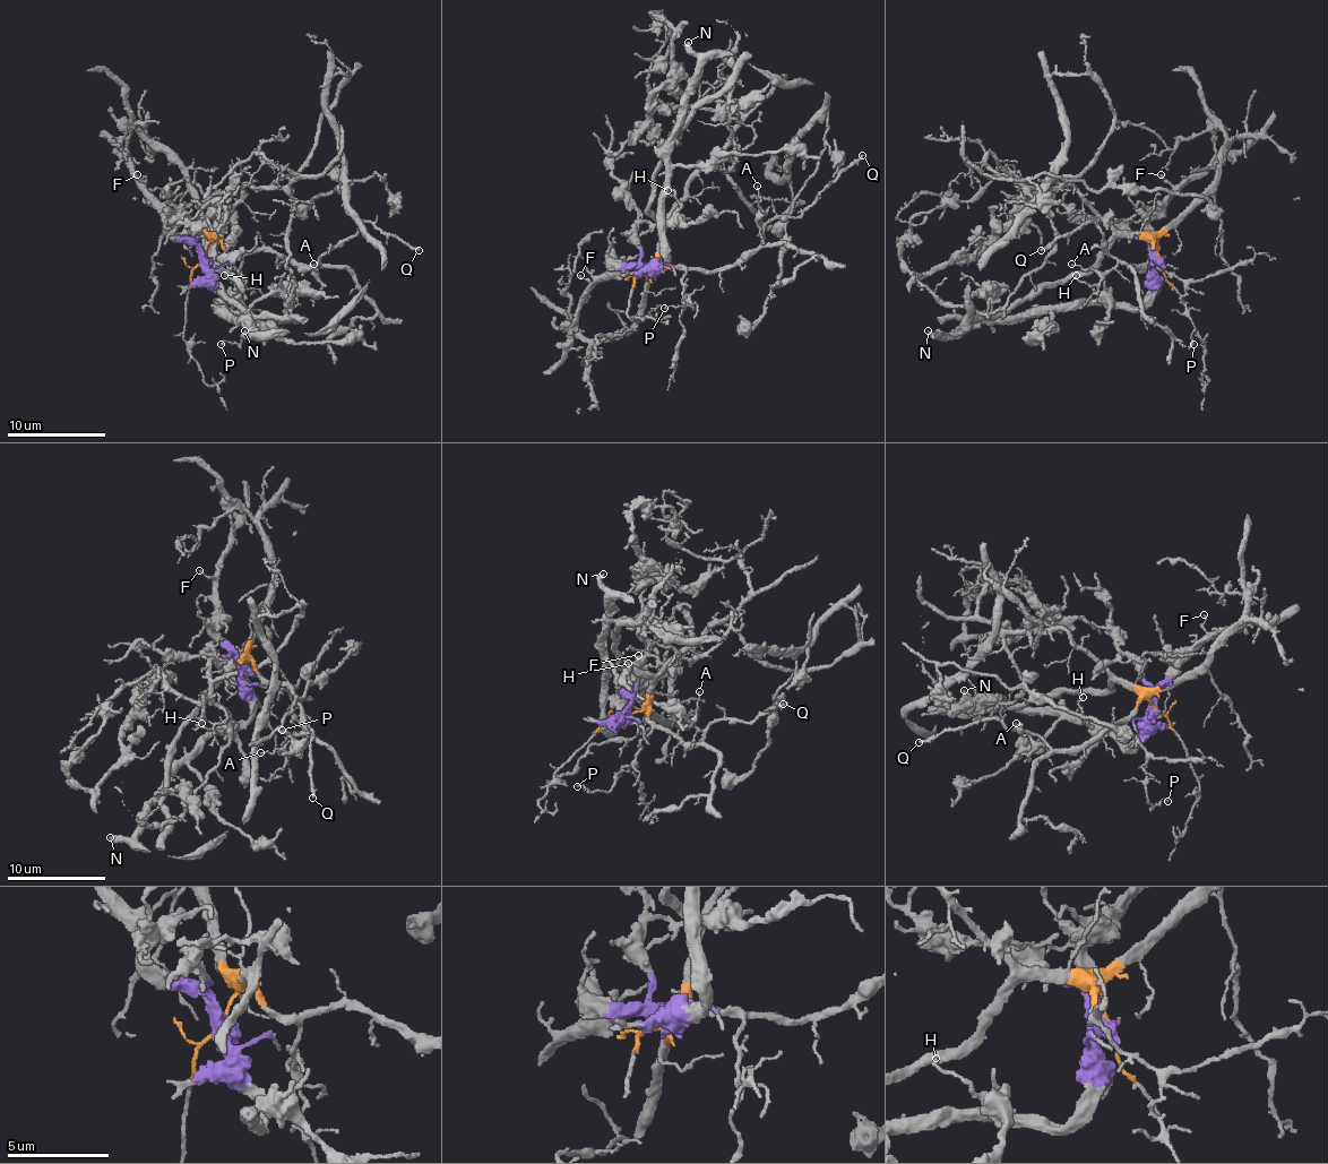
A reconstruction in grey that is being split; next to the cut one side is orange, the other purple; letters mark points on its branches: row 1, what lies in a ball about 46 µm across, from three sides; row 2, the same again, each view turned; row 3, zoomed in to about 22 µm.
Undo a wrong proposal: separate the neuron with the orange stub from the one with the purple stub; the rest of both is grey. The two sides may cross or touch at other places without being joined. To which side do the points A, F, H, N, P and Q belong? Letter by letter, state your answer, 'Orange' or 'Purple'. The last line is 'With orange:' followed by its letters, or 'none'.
A: Orange
F: Purple
H: Purple
N: Purple
P: Orange
Q: Orange
With orange: A, P, Q

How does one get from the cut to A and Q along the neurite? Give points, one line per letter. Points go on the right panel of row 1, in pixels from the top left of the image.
A: (1160, 258), (1155, 241), (1155, 253), (1157, 251), (1145, 264), (1118, 264), (1095, 273), (1070, 264)
Q: (1160, 258), (1155, 241), (1155, 253), (1140, 266), (1126, 266), (1107, 253), (1103, 235), (1091, 221), (1041, 251)

